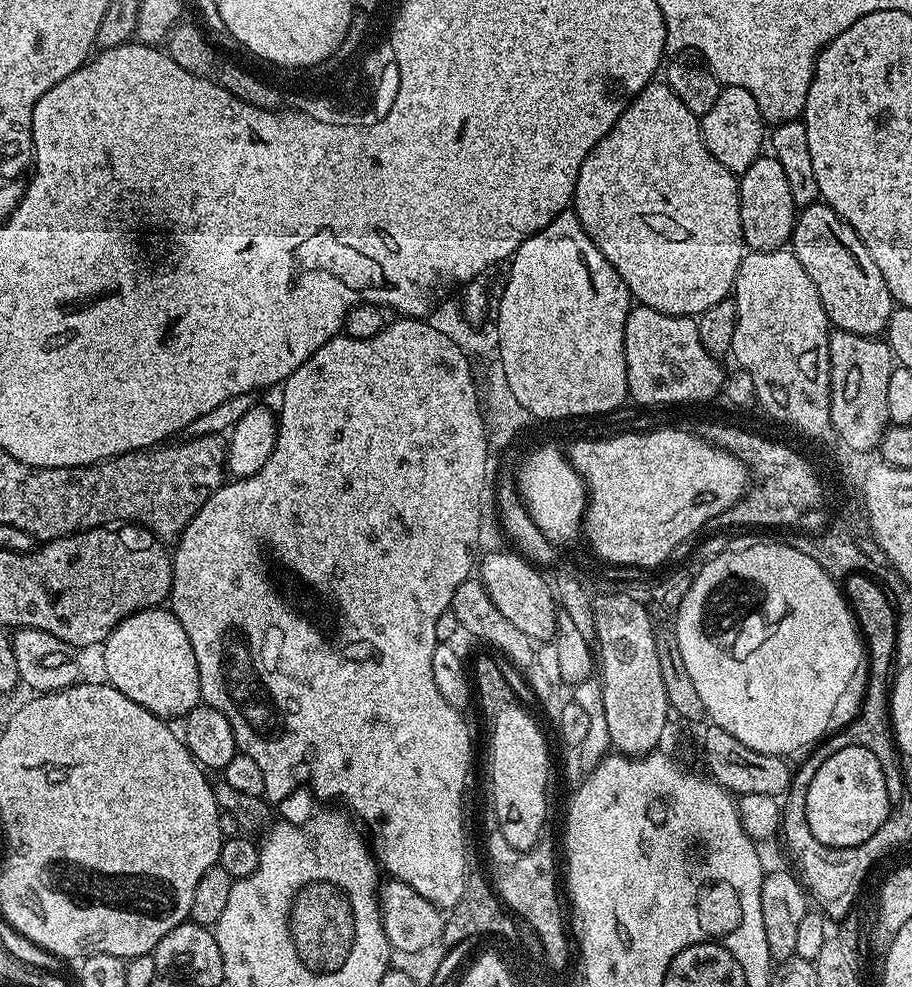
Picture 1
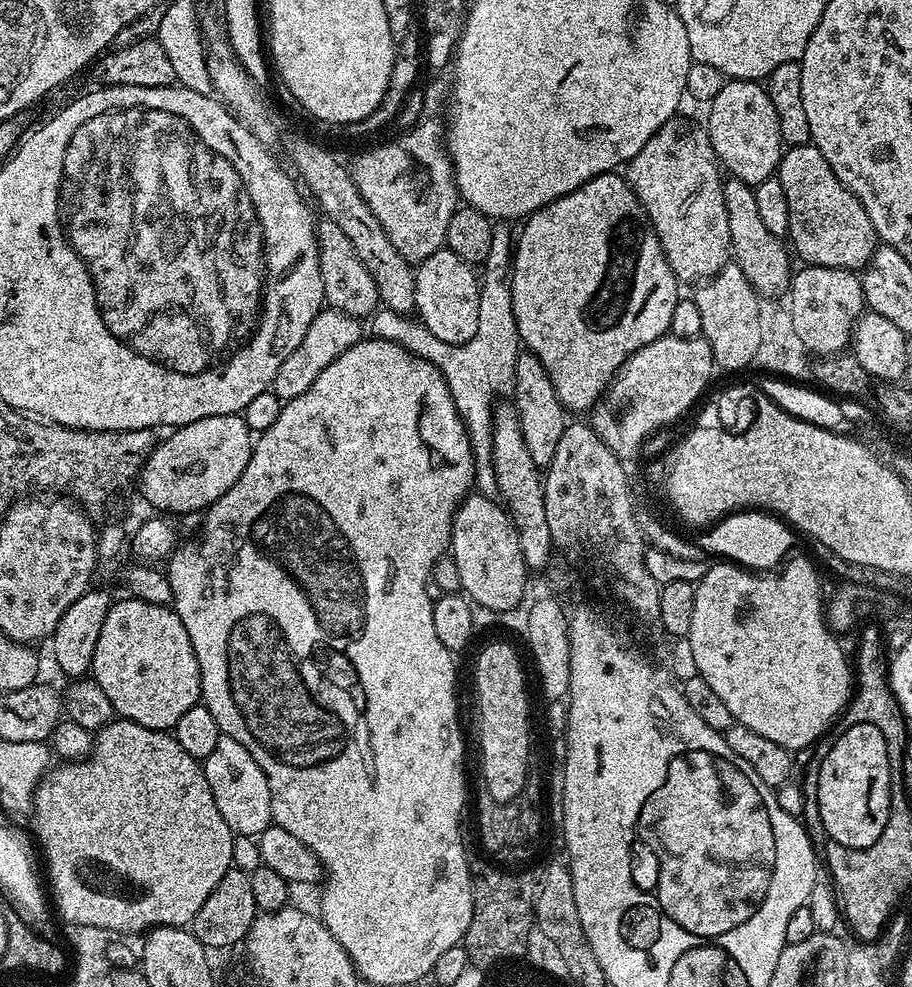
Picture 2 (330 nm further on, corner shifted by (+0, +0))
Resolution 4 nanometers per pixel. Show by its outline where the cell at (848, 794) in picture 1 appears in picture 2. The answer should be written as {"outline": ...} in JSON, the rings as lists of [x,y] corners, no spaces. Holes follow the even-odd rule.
{"outline":[[[856,725],[839,738],[833,750],[821,762],[818,774],[818,810],[821,812],[823,835],[831,843],[865,848],[874,846],[882,834],[892,811],[890,802],[890,758],[886,758],[886,738],[882,738],[878,726]]]}

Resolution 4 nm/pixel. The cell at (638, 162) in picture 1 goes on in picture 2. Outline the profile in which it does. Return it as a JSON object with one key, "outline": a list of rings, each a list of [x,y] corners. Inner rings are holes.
{"outline":[[[673,118],[664,123],[658,134],[654,134],[654,138],[650,138],[650,142],[646,142],[646,146],[638,150],[638,154],[634,154],[634,158],[626,165],[626,179],[644,208],[644,213],[648,215],[677,281],[703,282],[723,270],[725,264],[729,263],[732,250],[730,222],[724,201],[722,165],[712,149],[707,127],[700,125],[699,128],[692,120],[680,119]]]}

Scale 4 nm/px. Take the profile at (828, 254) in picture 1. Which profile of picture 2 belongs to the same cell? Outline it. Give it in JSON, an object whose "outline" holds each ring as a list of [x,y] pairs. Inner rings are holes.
{"outline":[[[810,142],[789,147],[780,157],[778,175],[790,202],[787,239],[791,251],[795,255],[797,252],[805,265],[830,266],[854,273],[867,268],[878,247],[876,231],[866,210],[862,210],[862,202],[830,170],[830,162],[822,158],[822,150]]]}

